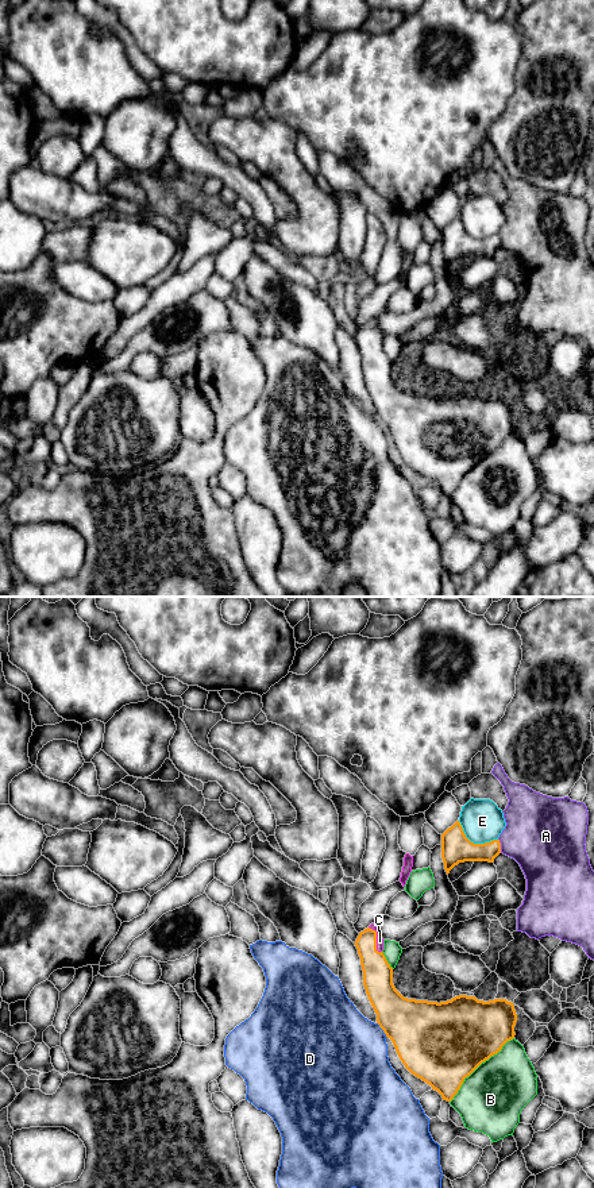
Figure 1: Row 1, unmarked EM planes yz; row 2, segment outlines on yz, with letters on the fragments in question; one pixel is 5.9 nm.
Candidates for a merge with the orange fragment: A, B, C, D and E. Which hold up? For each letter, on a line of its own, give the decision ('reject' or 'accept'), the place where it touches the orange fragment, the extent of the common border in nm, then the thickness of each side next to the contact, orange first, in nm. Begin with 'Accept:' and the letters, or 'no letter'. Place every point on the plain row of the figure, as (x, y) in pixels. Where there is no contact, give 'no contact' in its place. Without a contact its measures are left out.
Accept: C
A: reject; meets orange in yz at (500, 240); contact 90 nm long; 170 nm thick on the orange side, 420 nm on the other
B: reject; meets orange in yz at (477, 462); contact 550 nm long; 480 nm thick on the orange side, 380 nm on the other
C: accept; meets orange in yz at (375, 335); contact 180 nm long; 180 nm thick on the orange side, 50 nm on the other
D: reject; meets orange in yz at (382, 424); contact 120 nm long; 380 nm thick on the orange side, 460 nm on the other
E: reject; meets orange in yz at (473, 238); contact 260 nm long; 180 nm thick on the orange side, 240 nm on the other

